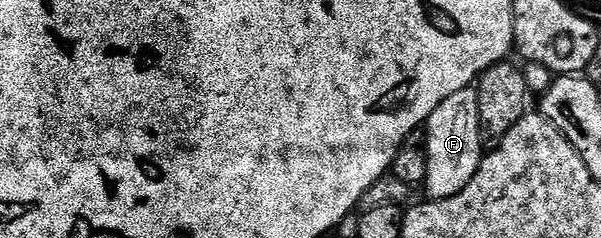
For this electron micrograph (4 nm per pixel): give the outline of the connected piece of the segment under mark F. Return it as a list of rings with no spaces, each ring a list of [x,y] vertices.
[[[476,88],[455,91],[451,99],[439,105],[430,115],[425,133],[427,147],[427,175],[423,186],[424,196],[430,201],[451,199],[451,195],[459,195],[475,179],[475,171],[479,171],[483,156],[483,134],[479,119],[479,99]]]

